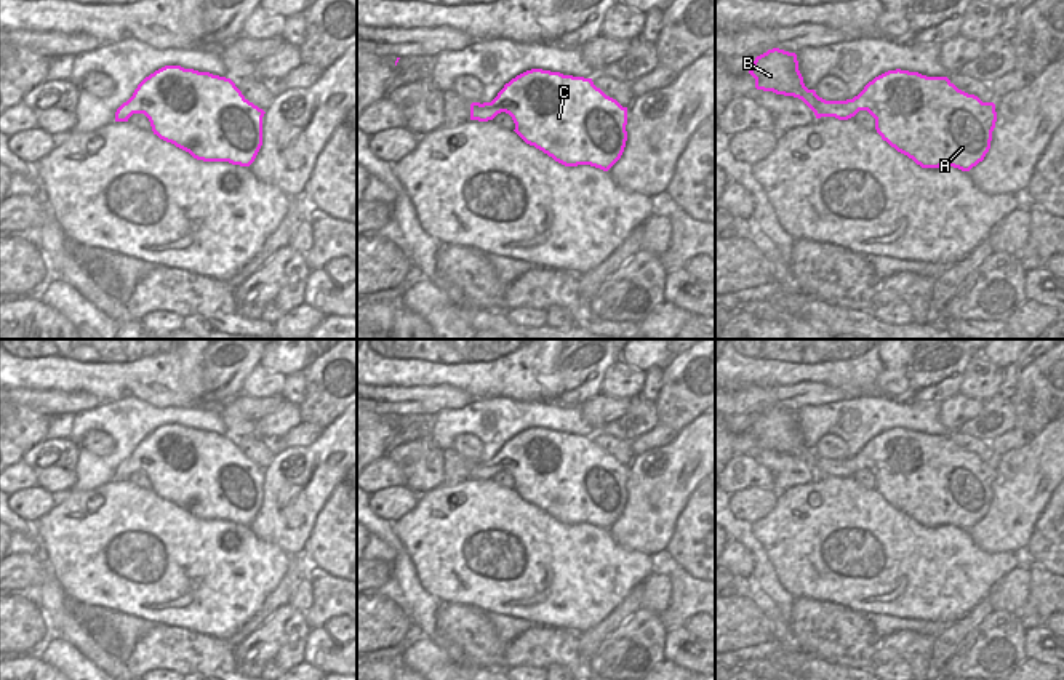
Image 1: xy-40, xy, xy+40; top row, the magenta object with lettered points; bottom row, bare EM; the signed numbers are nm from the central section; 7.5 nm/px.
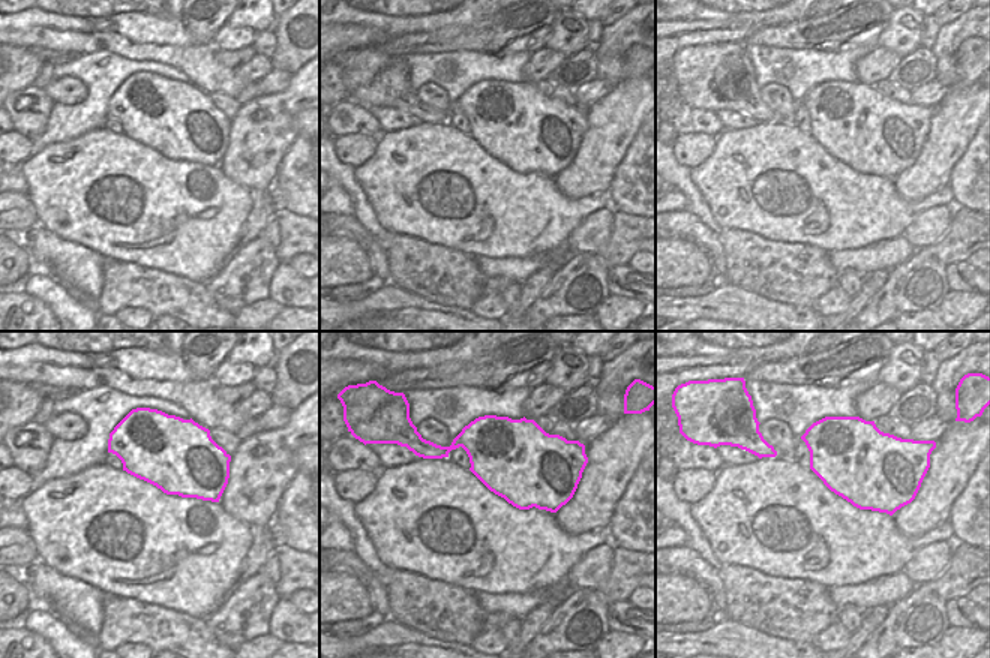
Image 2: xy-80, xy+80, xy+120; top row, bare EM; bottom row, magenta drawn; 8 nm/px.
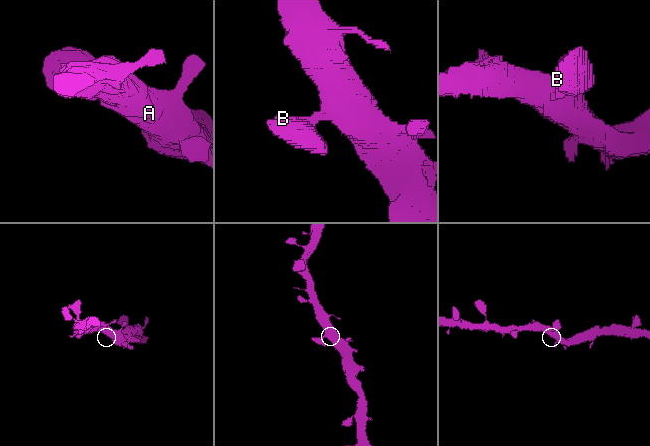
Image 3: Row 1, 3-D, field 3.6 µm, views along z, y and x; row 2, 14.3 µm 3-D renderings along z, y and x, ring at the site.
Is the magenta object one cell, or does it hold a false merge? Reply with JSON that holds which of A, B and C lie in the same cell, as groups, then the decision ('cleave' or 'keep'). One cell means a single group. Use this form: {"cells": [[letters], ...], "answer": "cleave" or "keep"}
{"cells": [["A", "B", "C"]], "answer": "keep"}

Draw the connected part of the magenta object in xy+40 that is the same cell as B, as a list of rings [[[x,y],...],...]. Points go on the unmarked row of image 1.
[[[779,406],[757,414],[749,432],[757,448],[798,456],[816,477],[848,478],[867,469],[882,498],[922,526],[970,530],[990,507],[995,462],[958,448],[947,435],[896,427],[853,458],[826,459],[805,445],[797,413]]]

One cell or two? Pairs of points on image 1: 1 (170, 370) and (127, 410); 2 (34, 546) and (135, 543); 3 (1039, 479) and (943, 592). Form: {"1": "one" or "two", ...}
{"1": "two", "2": "two", "3": "two"}

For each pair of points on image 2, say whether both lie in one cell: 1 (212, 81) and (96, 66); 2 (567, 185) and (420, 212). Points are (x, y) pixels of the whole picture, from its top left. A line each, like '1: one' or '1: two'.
1: two
2: two

